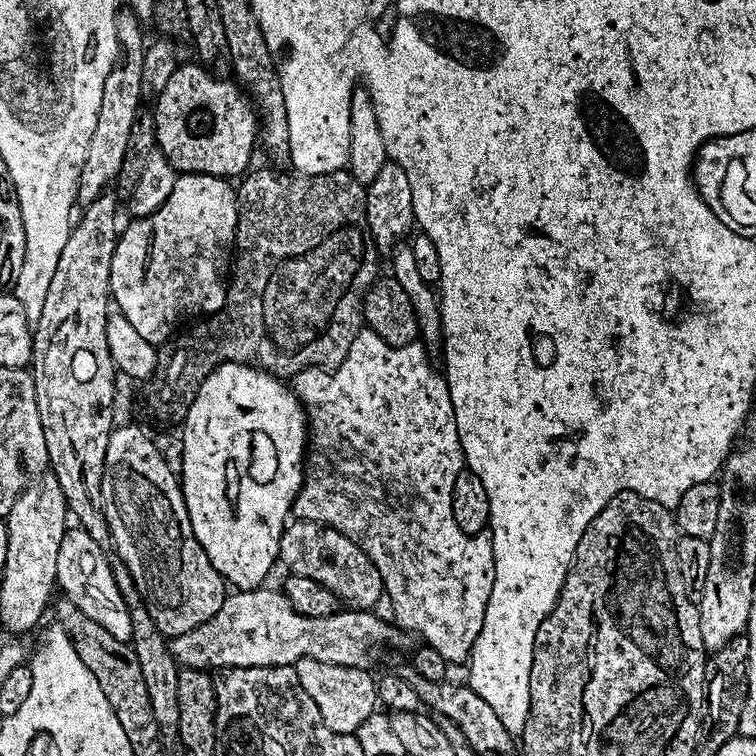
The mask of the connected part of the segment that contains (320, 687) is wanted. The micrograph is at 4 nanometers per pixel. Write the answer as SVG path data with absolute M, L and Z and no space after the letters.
M307 658L298 661L294 667L298 674L298 682L302 682L302 690L306 690L306 694L310 694L310 698L314 698L314 706L318 706L318 710L322 714L322 722L326 722L326 726L330 726L330 730L355 734L358 726L362 726L362 722L366 722L366 718L370 718L370 714L377 711L377 681L374 676L372 680L371 671L363 668L334 666L330 662L320 662Z

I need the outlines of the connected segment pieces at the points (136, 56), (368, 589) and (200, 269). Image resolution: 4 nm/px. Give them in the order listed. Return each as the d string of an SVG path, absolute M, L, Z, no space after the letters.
M124 10L116 17L116 33L120 43L120 59L115 68L106 74L106 86L102 86L102 110L98 110L98 122L94 130L94 138L90 138L90 146L86 150L86 162L82 162L82 174L78 177L76 199L81 205L94 202L104 192L122 170L122 157L126 154L126 141L130 134L130 126L134 126L141 111L142 97L142 58L146 47L144 32L140 29L141 17L135 11Z
M293 519L287 525L280 539L280 560L291 574L302 574L322 582L339 598L341 605L352 610L372 610L384 595L382 574L374 562L350 538L338 530L327 528L313 520Z
M201 172L177 175L174 182L174 190L170 190L170 198L166 198L166 202L162 202L162 206L158 206L158 210L154 210L154 214L129 219L127 221L129 224L125 228L123 225L122 231L117 235L114 262L110 266L110 296L114 301L115 307L116 304L120 307L117 308L119 315L124 316L126 322L130 322L130 326L134 326L134 330L138 330L138 334L142 334L142 338L146 338L146 342L157 346L163 345L163 340L171 338L172 331L175 330L176 323L179 320L184 320L187 316L207 318L225 304L226 269L230 264L230 249L233 247L236 239L236 194L233 185L230 186L228 184L231 183L227 179L219 176L204 176Z

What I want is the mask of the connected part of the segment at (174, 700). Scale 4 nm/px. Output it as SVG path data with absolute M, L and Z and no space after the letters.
M116 558L111 561L114 582L130 610L132 619L132 649L138 654L138 662L142 666L142 678L146 678L146 691L150 693L150 707L154 710L154 719L158 724L160 737L165 745L175 745L180 739L178 730L178 674L180 668L177 660L169 652L169 641L164 633L158 630L154 618L146 610L138 590L134 586L134 578L130 578L130 570Z

